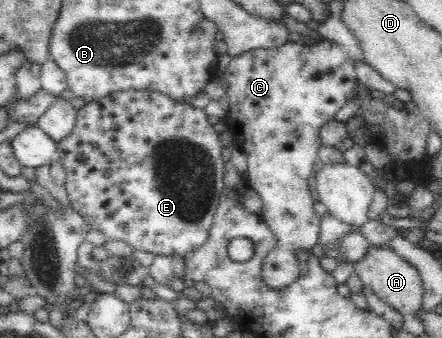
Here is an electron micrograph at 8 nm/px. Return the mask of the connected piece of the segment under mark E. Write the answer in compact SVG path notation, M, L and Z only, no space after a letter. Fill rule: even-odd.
M130 89L130 91L114 91L106 97L100 97L98 101L87 102L77 111L77 118L70 135L60 139L57 143L57 157L66 172L65 188L67 197L71 202L74 211L83 216L92 229L106 235L107 240L119 240L126 242L134 248L134 251L141 250L155 256L180 256L190 254L190 251L202 248L206 241L209 241L210 227L217 207L220 203L220 195L225 190L224 182L224 160L222 160L222 146L220 145L219 134L212 128L213 120L199 107L192 107L189 102L176 101L167 95L151 89Z

